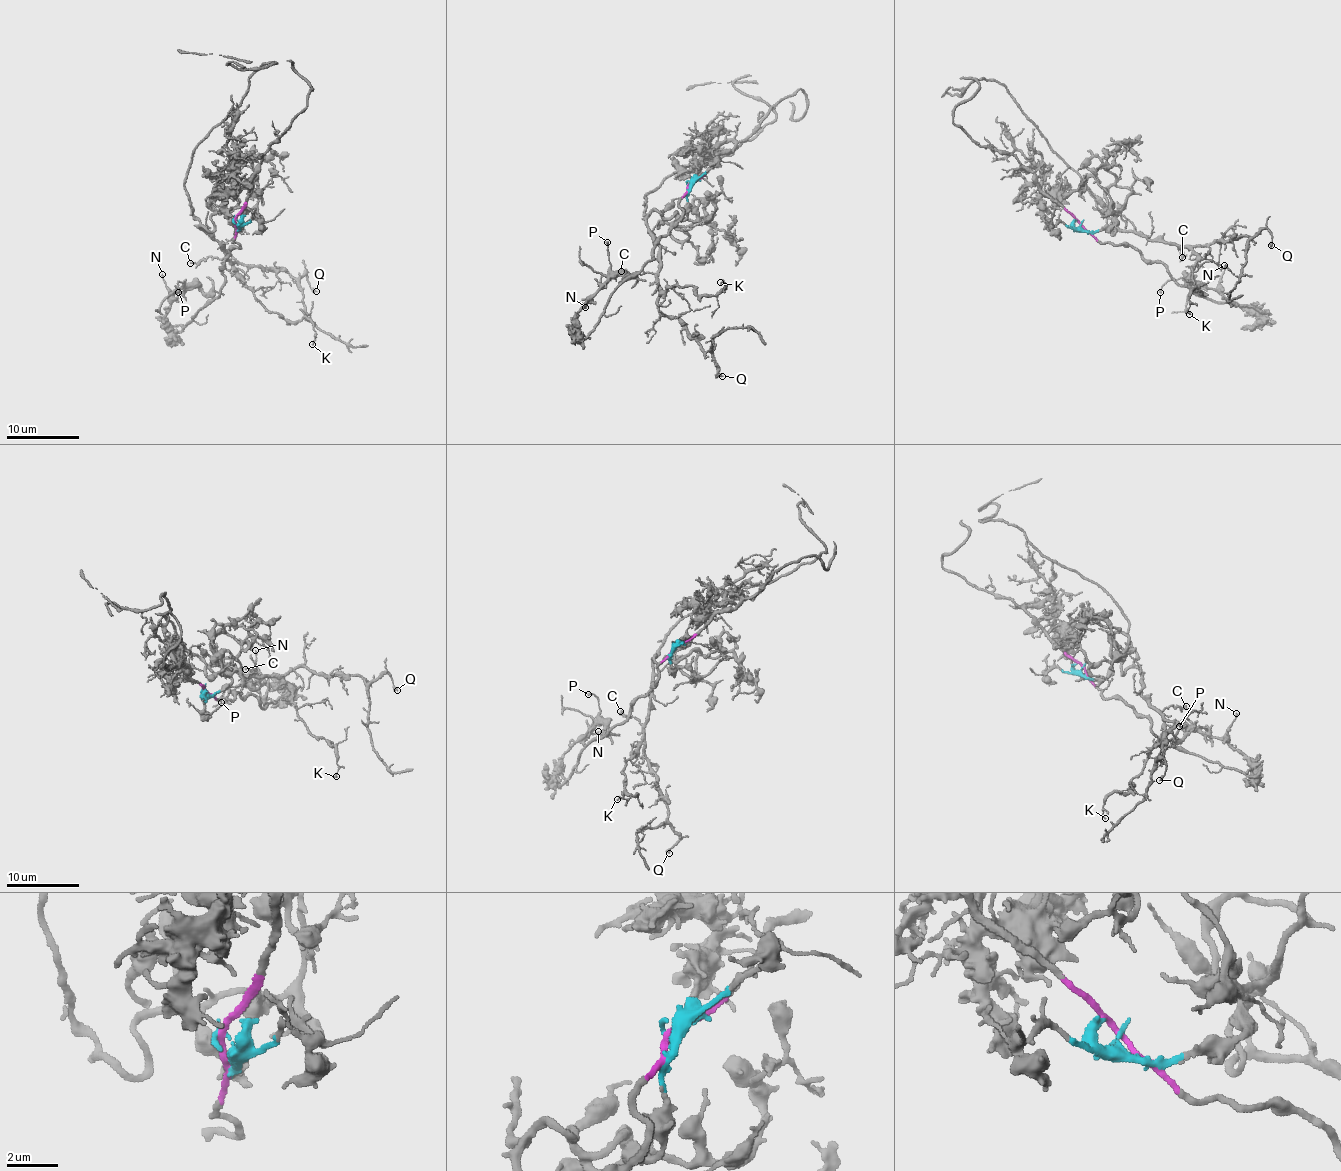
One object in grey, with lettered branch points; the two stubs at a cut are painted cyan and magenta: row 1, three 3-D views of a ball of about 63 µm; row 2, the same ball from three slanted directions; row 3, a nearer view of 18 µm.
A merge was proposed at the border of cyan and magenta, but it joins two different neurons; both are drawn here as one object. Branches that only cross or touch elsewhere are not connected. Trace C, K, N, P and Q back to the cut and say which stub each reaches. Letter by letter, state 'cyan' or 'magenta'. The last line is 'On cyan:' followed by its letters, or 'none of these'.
C: cyan
K: cyan
N: magenta
P: magenta
Q: cyan
On cyan: C, K, Q

